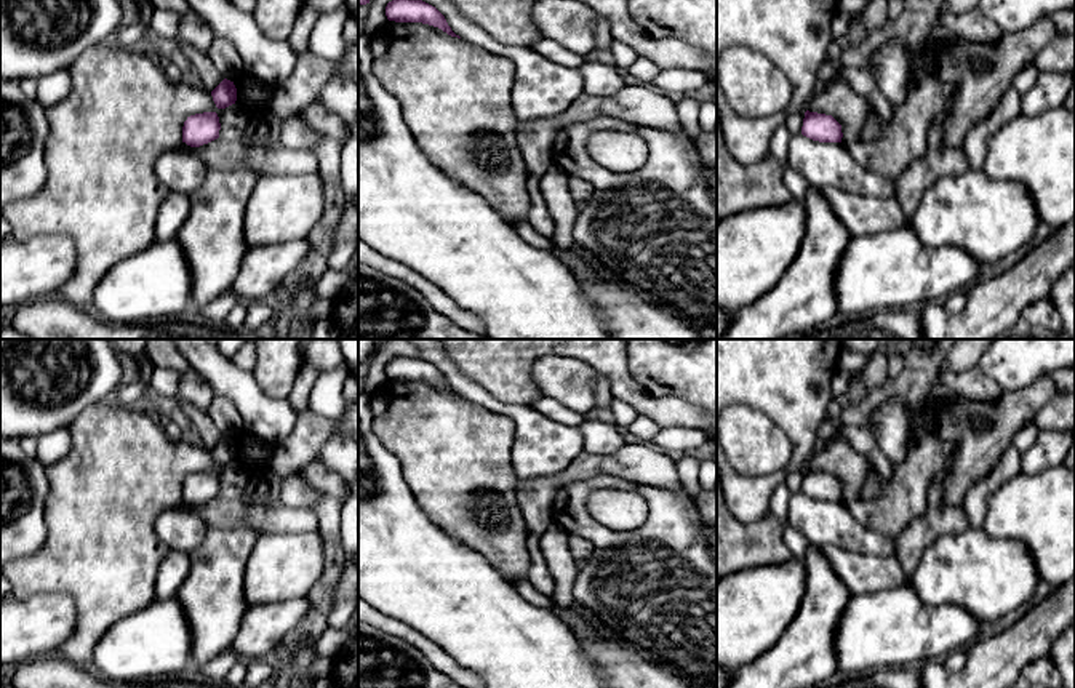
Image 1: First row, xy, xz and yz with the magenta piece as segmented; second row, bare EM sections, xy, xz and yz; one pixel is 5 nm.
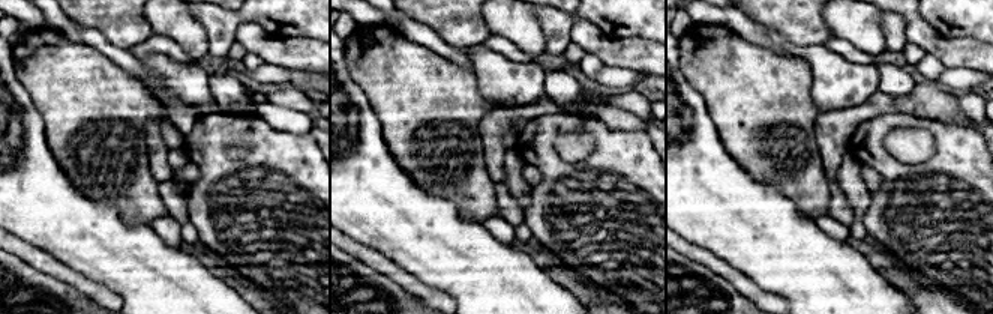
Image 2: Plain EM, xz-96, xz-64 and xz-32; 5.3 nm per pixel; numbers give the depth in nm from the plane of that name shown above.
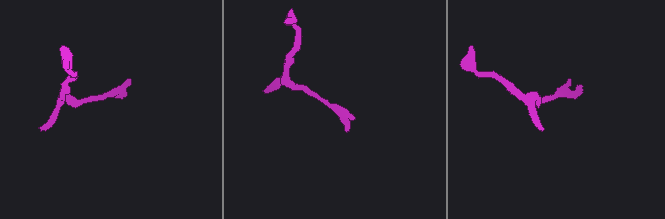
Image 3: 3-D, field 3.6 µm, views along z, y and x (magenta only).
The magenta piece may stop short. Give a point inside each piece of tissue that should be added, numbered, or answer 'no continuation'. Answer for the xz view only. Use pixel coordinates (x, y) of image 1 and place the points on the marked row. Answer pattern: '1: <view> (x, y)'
no continuation

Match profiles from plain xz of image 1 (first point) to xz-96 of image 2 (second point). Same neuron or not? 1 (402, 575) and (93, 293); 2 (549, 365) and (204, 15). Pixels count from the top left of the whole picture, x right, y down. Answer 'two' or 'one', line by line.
1: two
2: two

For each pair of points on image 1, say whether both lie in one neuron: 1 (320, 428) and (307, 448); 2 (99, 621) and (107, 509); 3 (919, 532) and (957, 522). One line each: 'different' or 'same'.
1: same
2: same
3: same

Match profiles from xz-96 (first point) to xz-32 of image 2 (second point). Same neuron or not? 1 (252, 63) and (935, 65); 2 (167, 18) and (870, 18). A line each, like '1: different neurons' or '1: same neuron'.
1: same neuron
2: same neuron

